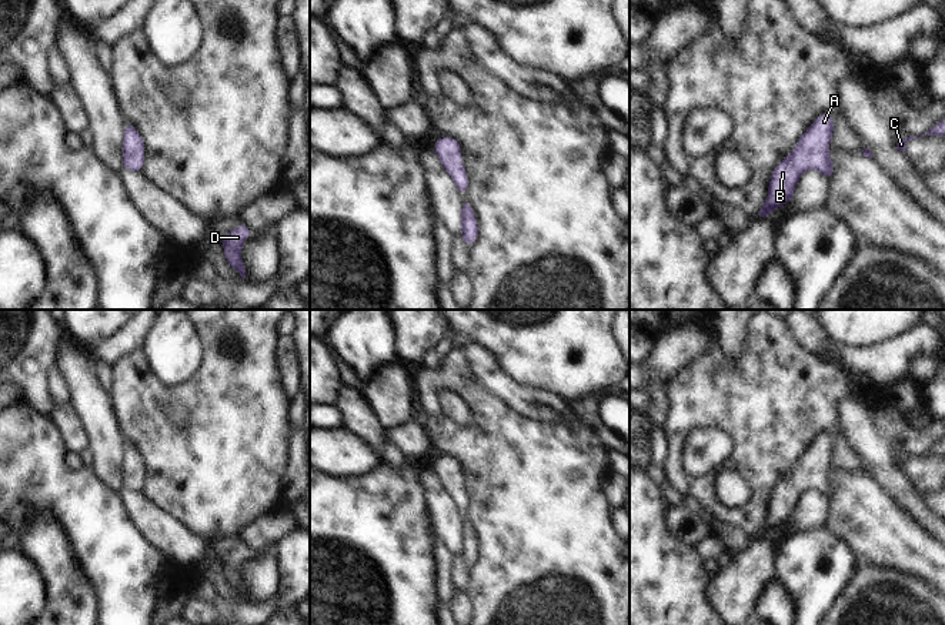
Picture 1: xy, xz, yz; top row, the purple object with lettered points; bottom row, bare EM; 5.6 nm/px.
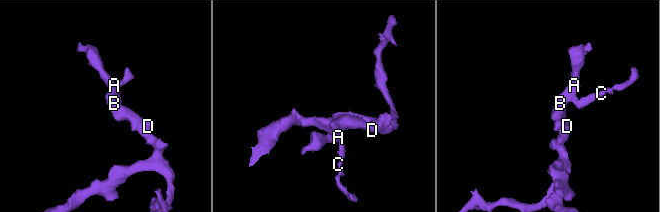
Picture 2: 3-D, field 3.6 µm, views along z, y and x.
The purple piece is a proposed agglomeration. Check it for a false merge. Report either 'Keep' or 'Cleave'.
Keep.

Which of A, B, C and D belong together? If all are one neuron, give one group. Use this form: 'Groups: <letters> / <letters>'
Groups: A B C D.

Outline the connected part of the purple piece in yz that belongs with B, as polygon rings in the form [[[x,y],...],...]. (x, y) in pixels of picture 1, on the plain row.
[[[819,434],[799,457],[794,469],[775,485],[759,537],[765,538],[782,524],[789,524],[798,501],[807,489],[817,489],[827,498],[834,497],[832,478],[828,472],[832,454],[834,439],[831,434]]]

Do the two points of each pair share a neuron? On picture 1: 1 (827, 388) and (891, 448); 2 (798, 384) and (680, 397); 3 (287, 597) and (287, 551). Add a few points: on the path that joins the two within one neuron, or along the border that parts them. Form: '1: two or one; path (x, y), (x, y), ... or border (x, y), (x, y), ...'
1: two; border (850, 397), (837, 405), (838, 420), (845, 433)
2: one; path (768, 395), (710, 395)
3: one; path (289, 585), (289, 562)

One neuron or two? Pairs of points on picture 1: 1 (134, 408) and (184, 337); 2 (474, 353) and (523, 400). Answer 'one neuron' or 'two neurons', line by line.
1: two neurons
2: one neuron

